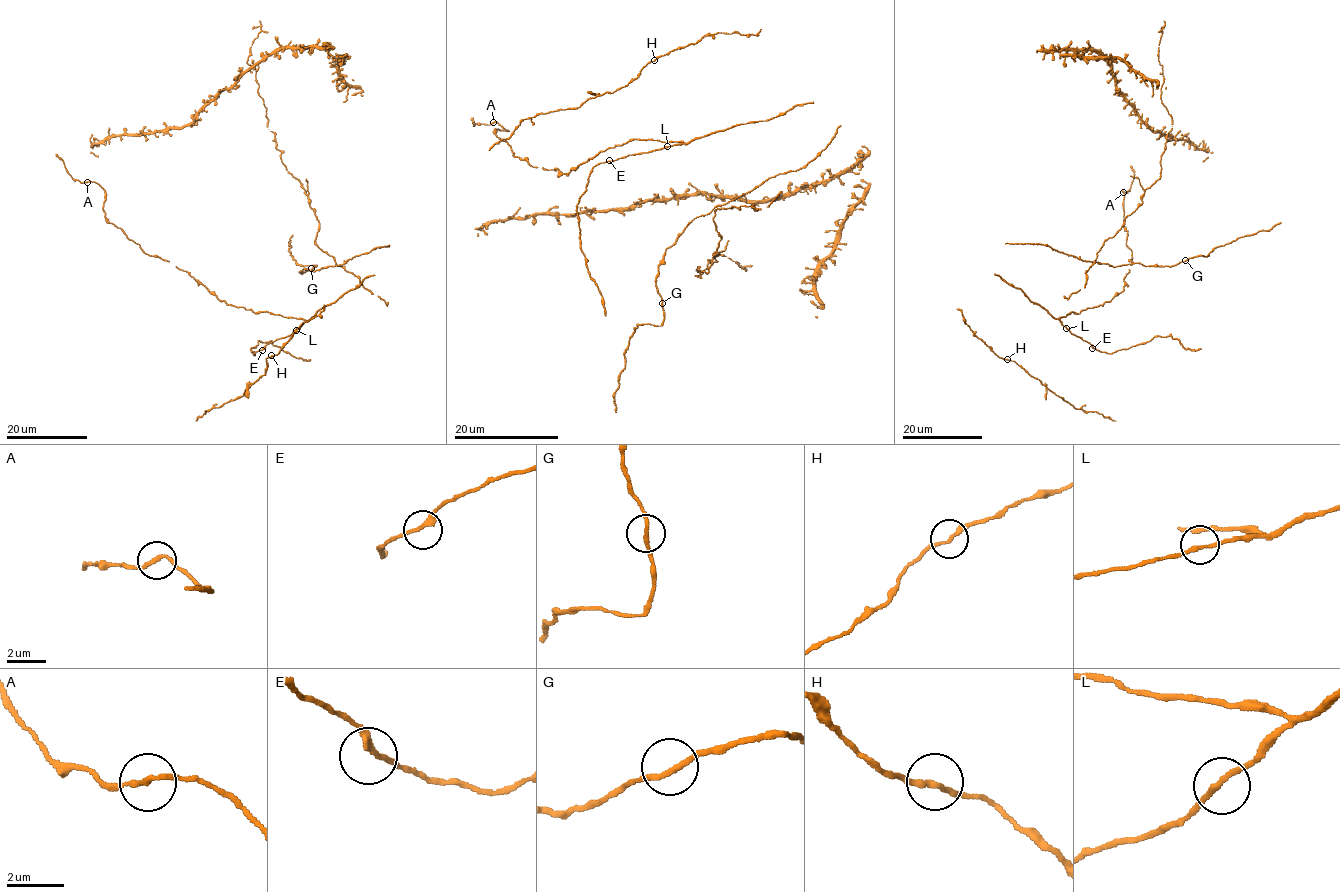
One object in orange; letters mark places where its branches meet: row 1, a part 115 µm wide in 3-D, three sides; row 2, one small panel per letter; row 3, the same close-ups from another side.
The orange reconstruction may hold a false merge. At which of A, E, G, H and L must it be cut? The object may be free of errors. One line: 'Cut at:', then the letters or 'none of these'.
Cut at: none of these

